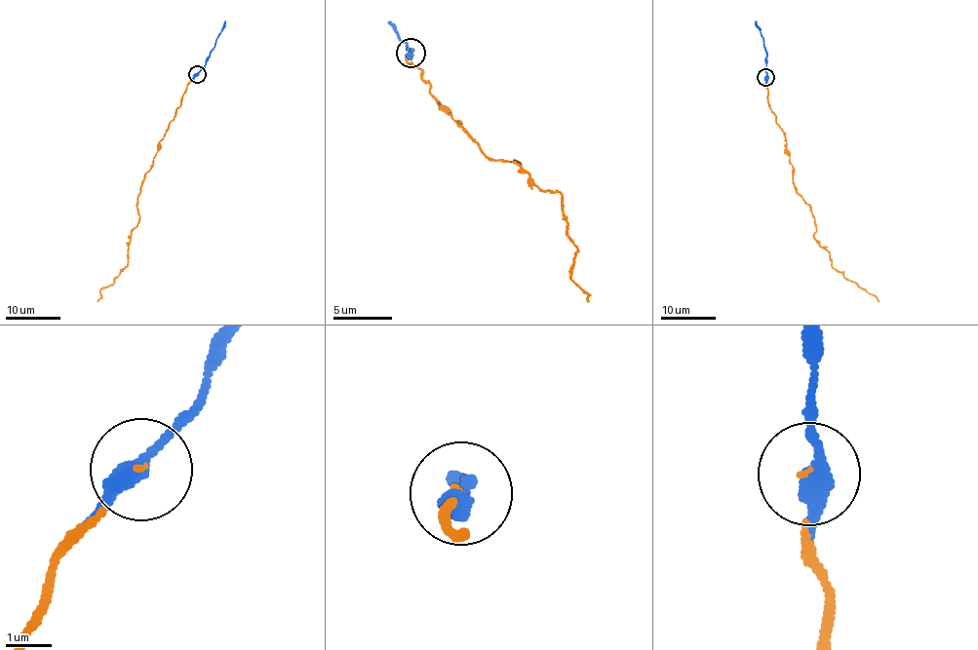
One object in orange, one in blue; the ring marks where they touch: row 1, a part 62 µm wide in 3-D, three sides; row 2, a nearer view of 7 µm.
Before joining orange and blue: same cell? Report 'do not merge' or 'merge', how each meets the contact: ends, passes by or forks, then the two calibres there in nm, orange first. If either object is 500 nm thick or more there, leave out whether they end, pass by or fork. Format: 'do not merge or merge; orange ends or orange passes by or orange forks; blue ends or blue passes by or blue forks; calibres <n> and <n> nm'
merge; orange ends; blue passes by; calibres 50 and 360 nm

